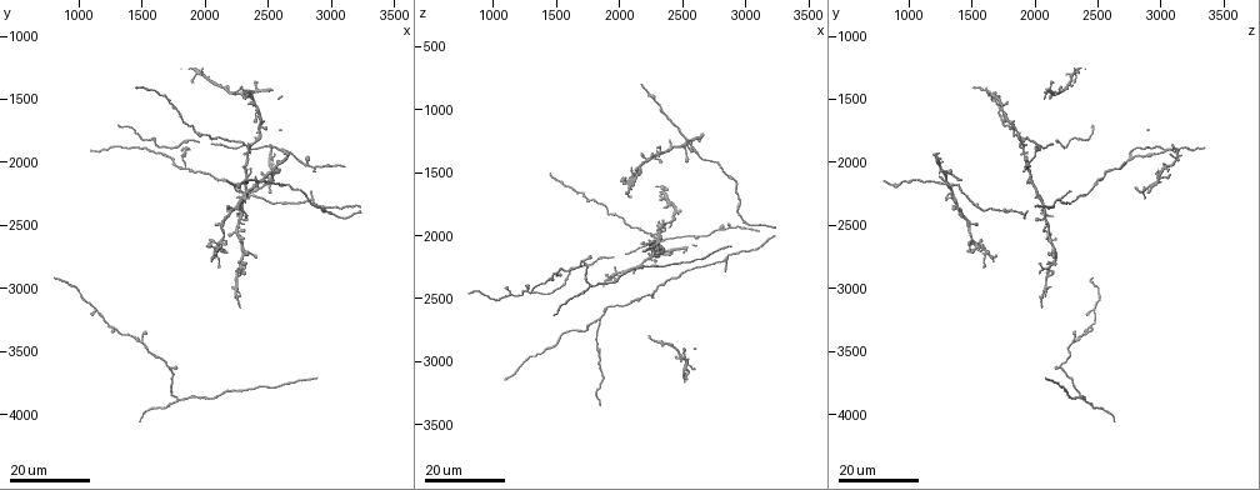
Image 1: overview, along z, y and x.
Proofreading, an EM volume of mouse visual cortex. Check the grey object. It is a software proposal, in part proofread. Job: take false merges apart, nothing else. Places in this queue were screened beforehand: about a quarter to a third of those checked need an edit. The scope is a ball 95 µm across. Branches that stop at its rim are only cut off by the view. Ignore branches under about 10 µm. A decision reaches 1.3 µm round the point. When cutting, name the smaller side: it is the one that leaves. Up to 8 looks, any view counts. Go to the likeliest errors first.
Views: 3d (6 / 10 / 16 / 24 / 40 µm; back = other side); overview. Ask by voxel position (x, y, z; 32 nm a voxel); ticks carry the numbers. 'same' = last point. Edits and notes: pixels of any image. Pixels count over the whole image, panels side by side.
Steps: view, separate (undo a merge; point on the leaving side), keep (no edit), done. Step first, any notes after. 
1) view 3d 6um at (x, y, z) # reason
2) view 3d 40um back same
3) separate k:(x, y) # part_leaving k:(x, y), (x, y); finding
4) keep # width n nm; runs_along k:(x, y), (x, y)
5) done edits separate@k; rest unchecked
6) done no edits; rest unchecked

view 3d 16um at (1860, 2040, 2660) # a fork

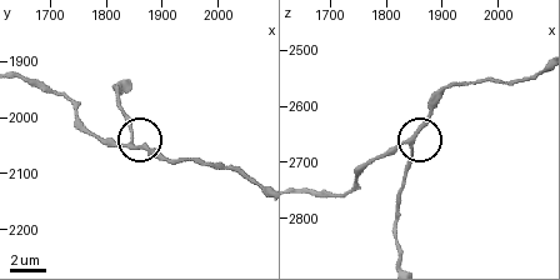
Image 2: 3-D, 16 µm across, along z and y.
view 3d 10um at (1835, 2050, 2660)

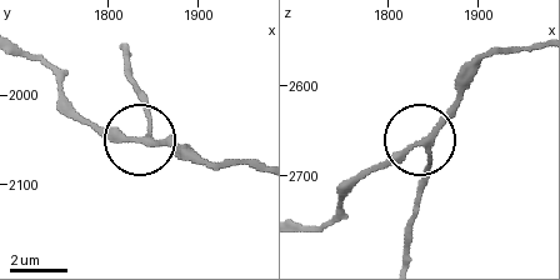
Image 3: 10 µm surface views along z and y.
keep # arms 3; runs_along 3:(535, 45), (485, 58), (456, 108), (423, 139), (423, 191); continuous, no second neuron

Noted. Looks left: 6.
view 3d 24um at (2280, 1860, 2000) # branch point

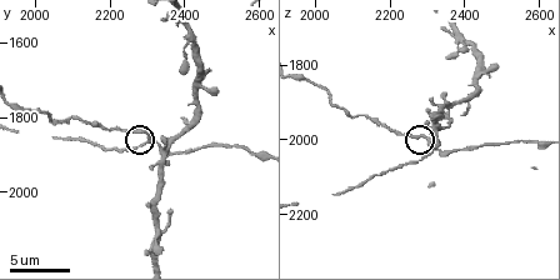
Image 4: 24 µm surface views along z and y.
view 3d 6um at (2300, 1840, 2000)

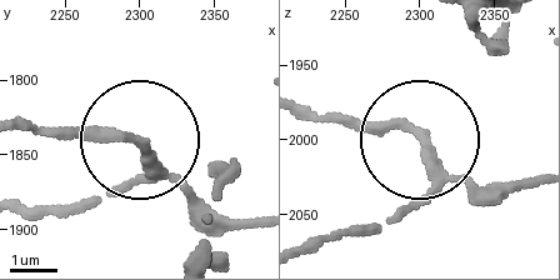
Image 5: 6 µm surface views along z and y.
keep # arms 3; all the same neuron

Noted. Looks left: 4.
view 3d 16um at (2840, 2040, 1960) # two arms in line, one across

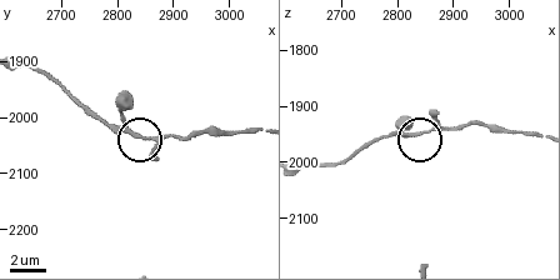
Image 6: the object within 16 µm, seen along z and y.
view 3d 6um at (2850, 2040, 1950)

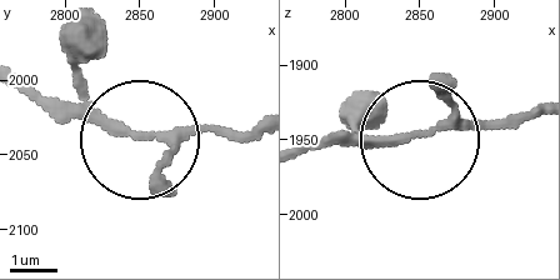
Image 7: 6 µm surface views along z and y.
keep # arms 3; runs_along 7:(303, 146), (399, 143), (538, 110); continuous, no second neuron

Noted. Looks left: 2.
view 3d 16um at (2260, 3100, 2060) # side arm on a straight run

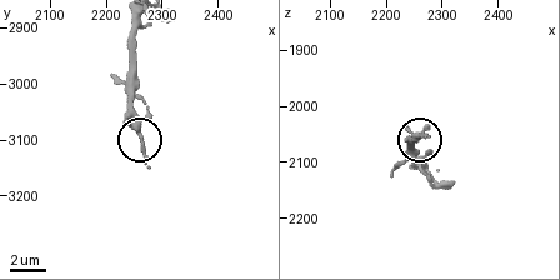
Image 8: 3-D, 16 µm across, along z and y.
view 3d 10um at (2255, 3080, 2055)

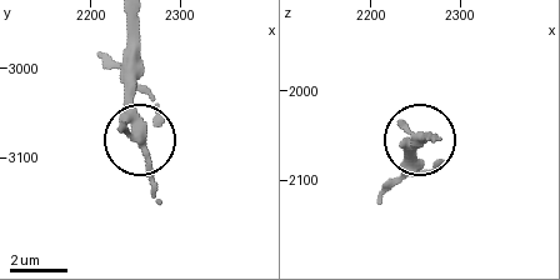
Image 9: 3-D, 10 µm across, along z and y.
keep # width 230 nm; all the same neuron

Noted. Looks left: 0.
done no edits; rest unchecked

